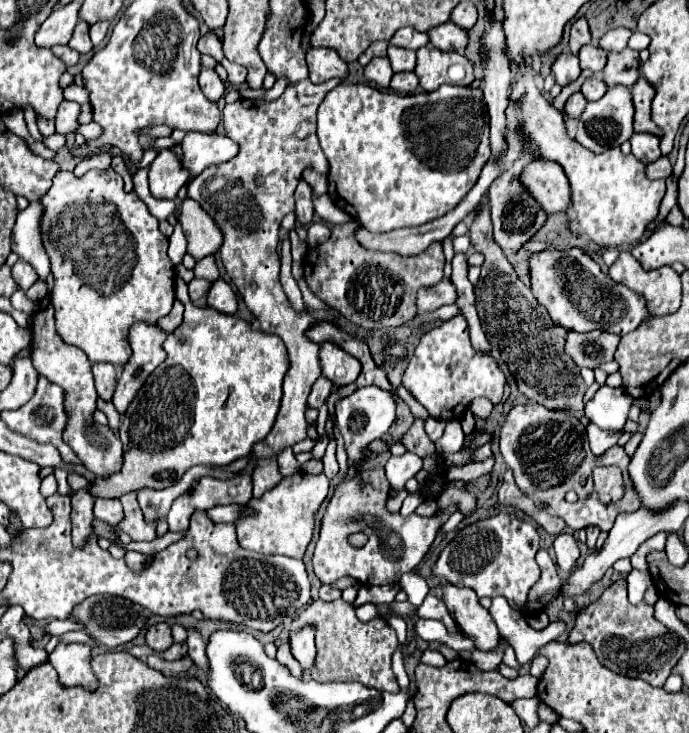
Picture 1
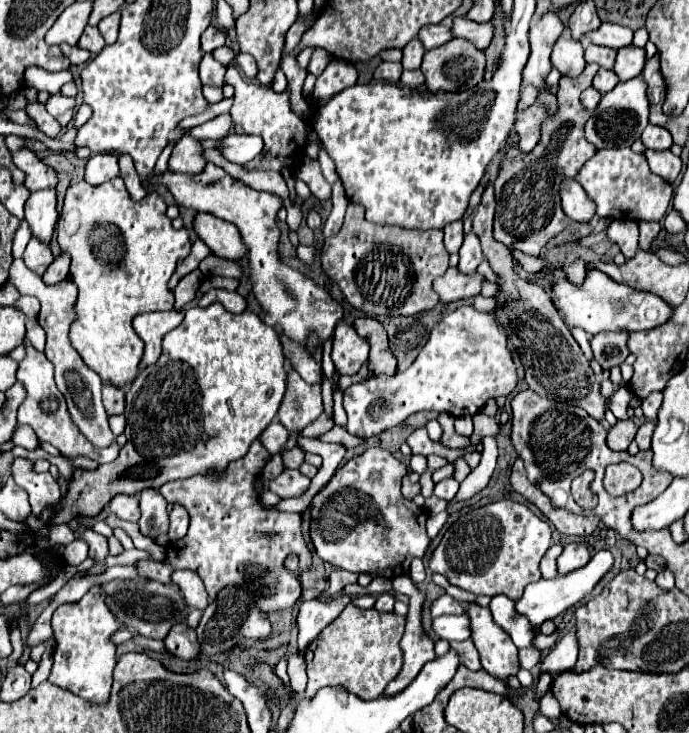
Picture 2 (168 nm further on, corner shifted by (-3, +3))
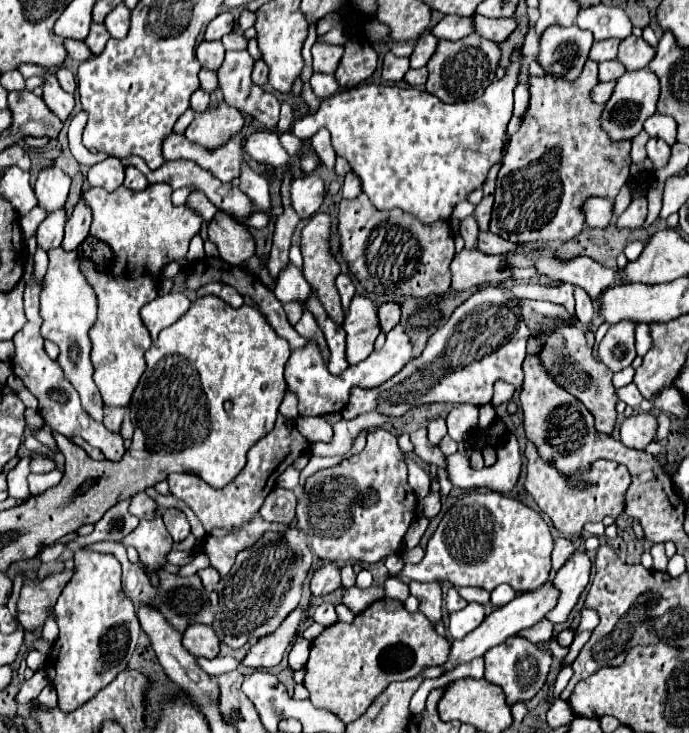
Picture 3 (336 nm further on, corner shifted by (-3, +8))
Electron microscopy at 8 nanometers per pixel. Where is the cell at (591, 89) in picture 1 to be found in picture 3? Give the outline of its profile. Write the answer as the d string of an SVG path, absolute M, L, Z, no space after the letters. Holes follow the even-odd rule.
M611 60L611 62L601 62L599 64L599 80L619 80L625 74L625 66L619 60Z

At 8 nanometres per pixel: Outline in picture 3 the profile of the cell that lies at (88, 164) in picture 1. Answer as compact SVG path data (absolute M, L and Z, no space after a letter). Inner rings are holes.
M109 156L107 160L95 164L89 174L87 174L87 180L91 186L99 186L99 188L105 188L107 192L113 192L115 188L119 188L125 180L125 168L121 164L119 158L113 158Z

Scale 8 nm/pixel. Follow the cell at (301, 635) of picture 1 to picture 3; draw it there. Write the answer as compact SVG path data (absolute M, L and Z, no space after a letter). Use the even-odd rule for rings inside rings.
M327 562L319 566L311 578L311 592L315 596L325 596L339 590L341 584L341 570L337 562Z

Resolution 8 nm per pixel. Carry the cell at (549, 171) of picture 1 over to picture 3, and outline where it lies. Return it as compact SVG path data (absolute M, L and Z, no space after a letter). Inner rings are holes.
M591 198L587 200L587 208L583 208L583 212L587 216L587 226L607 228L613 222L613 200Z

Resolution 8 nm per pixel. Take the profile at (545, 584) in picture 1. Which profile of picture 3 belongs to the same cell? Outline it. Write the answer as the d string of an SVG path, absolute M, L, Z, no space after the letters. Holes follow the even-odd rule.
M557 538L553 554L551 554L551 558L553 558L553 570L559 570L569 560L569 556L573 552L575 552L575 544L569 538Z

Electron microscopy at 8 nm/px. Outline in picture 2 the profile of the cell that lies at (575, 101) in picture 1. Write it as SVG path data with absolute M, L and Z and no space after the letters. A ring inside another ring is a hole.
M589 87L589 89L585 89L585 91L581 93L581 105L583 105L585 109L589 109L589 111L595 109L595 105L599 103L599 99L601 99L601 95L599 95L597 89L593 89L593 87Z

